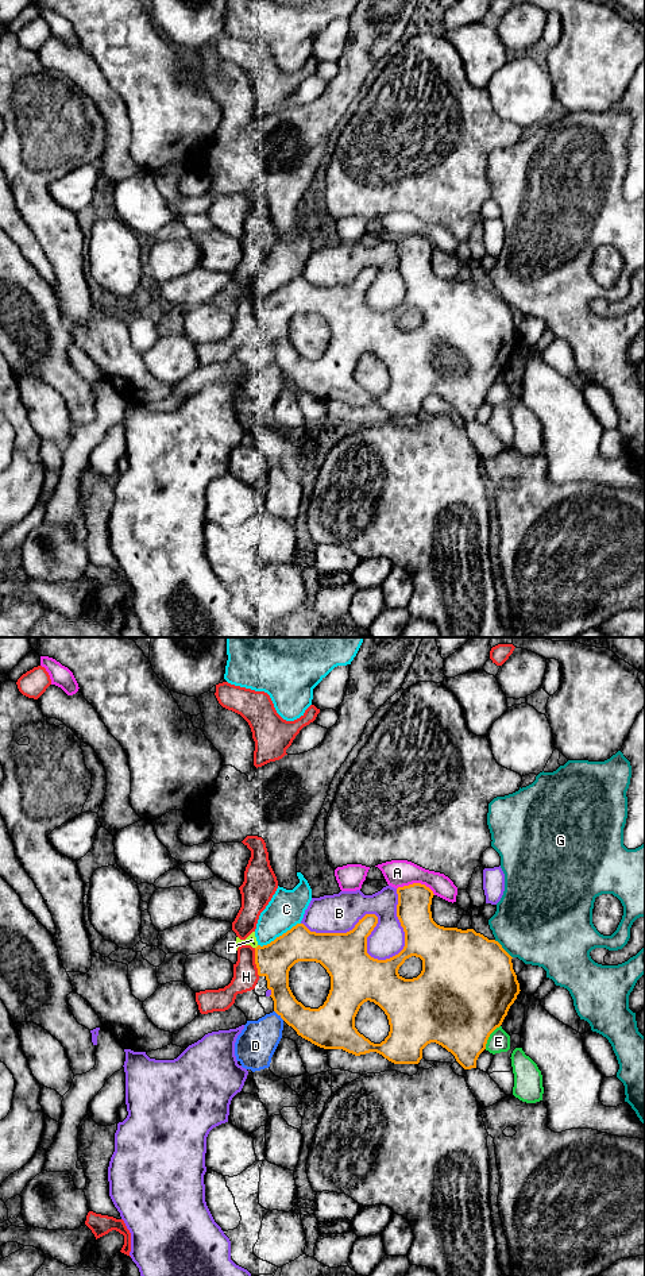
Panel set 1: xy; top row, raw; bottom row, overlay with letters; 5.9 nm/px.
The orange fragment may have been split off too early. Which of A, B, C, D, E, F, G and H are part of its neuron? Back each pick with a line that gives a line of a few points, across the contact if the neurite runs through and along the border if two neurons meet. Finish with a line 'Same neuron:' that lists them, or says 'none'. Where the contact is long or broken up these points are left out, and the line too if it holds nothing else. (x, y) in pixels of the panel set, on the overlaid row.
Same neuron: none

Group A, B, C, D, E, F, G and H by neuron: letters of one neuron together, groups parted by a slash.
A / B / C F / D / E / G / H

